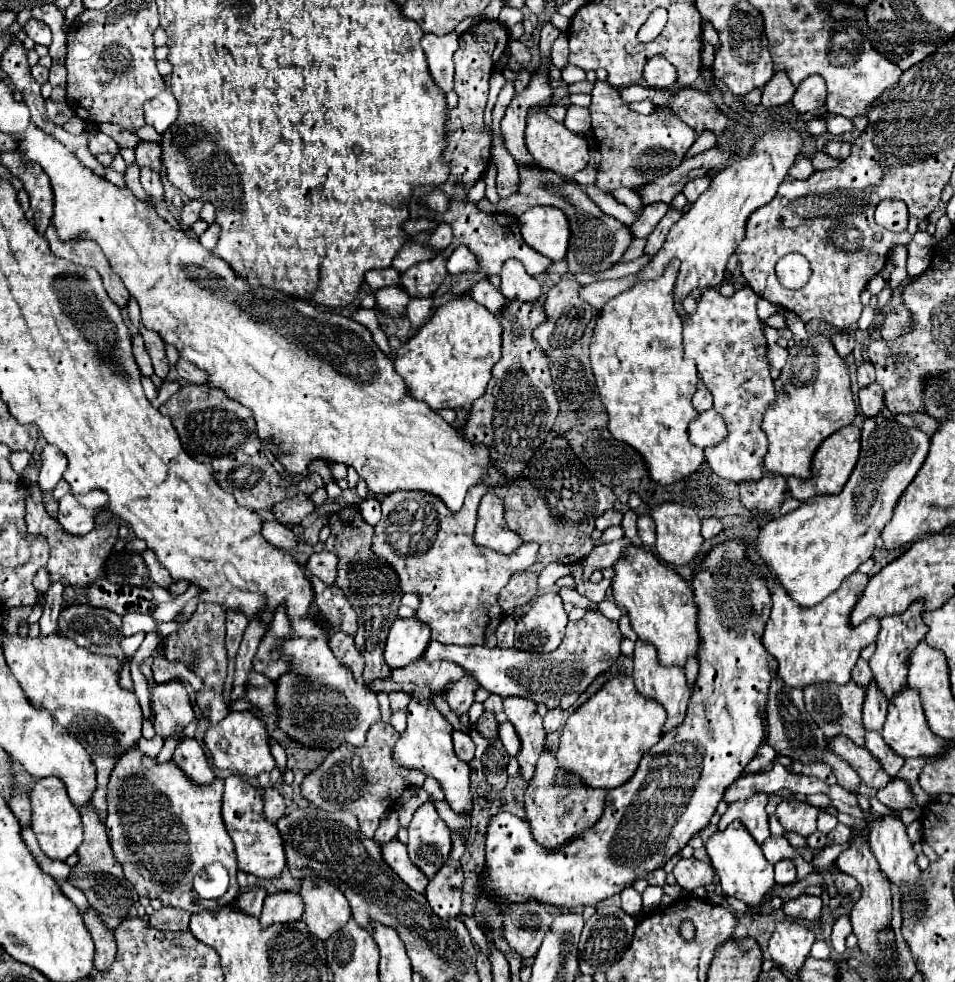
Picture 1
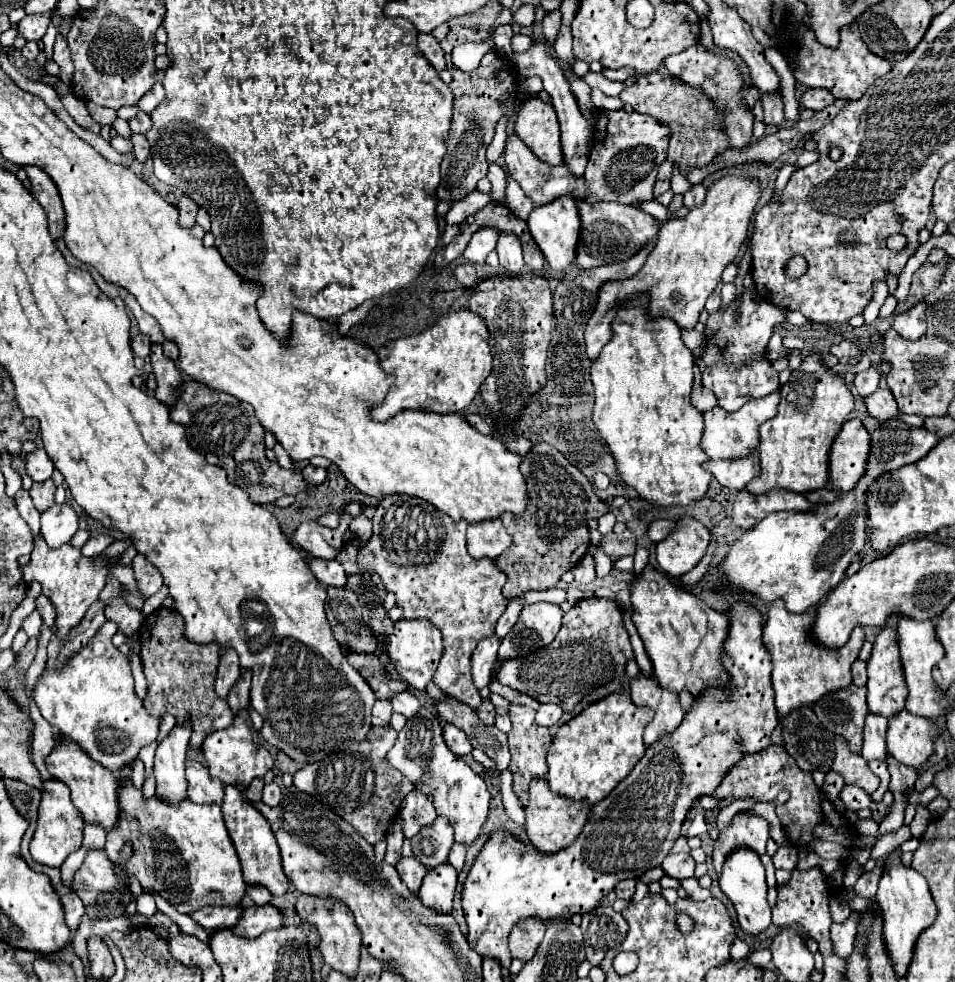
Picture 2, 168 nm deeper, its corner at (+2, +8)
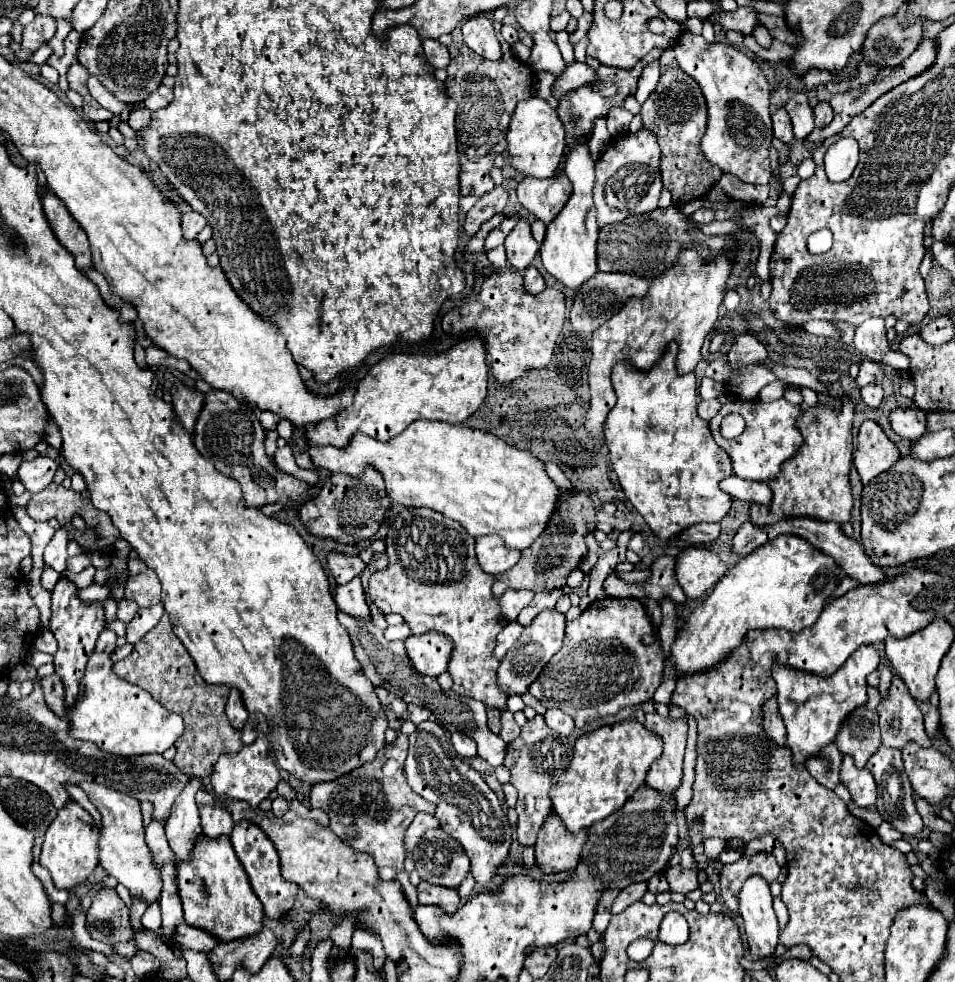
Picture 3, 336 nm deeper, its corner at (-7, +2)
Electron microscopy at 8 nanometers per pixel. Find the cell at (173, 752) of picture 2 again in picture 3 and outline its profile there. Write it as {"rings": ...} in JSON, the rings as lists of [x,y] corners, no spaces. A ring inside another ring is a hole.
{"rings":[[[192,779],[184,791],[178,795],[178,799],[172,805],[172,813],[166,823],[166,837],[170,843],[170,849],[174,851],[178,861],[190,861],[194,843],[202,835],[200,827],[200,815],[194,801],[196,791],[202,787],[198,779]]]}

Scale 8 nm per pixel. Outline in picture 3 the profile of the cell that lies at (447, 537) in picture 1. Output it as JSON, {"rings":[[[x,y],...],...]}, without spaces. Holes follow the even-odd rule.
{"rings":[[[432,509],[424,511],[412,511],[410,515],[404,515],[402,523],[394,523],[388,531],[386,537],[386,555],[390,559],[388,569],[372,573],[370,577],[370,599],[378,605],[378,609],[388,615],[388,613],[398,613],[404,617],[404,621],[410,625],[412,633],[420,635],[426,631],[440,631],[446,633],[454,641],[452,649],[452,667],[448,667],[448,673],[454,679],[452,691],[460,697],[470,697],[476,701],[486,703],[488,707],[494,709],[506,709],[506,699],[508,695],[498,689],[498,667],[500,659],[494,655],[496,647],[496,635],[502,631],[504,623],[500,623],[500,617],[504,621],[514,621],[518,613],[532,601],[534,593],[532,591],[506,591],[500,599],[492,595],[492,585],[494,585],[494,575],[488,575],[480,569],[476,553],[474,553],[474,537],[464,531],[460,523],[454,523],[446,519],[440,513],[432,515]]]}

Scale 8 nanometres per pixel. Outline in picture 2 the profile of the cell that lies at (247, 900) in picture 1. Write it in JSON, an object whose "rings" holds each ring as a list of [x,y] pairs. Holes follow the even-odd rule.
{"rings":[[[207,905],[207,907],[191,913],[191,917],[197,923],[201,923],[207,931],[215,931],[215,929],[223,929],[223,927],[233,927],[243,917],[243,911],[245,911],[243,905],[231,905],[231,907]]]}

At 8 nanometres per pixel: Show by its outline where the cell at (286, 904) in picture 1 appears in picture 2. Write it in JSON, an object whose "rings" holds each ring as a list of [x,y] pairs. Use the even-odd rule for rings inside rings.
{"rings":[[[253,905],[247,907],[239,923],[235,925],[235,933],[243,937],[259,937],[269,929],[279,929],[283,925],[283,913],[275,905]]]}

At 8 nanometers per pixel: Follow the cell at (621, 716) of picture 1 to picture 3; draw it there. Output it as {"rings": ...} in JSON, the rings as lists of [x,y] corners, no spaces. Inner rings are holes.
{"rings":[[[622,721],[582,735],[574,745],[570,767],[552,785],[550,801],[554,813],[570,833],[588,829],[592,823],[618,811],[636,793],[636,789],[644,785],[650,765],[658,761],[660,755],[660,739],[656,739],[656,735],[648,735],[646,727],[638,721]]]}

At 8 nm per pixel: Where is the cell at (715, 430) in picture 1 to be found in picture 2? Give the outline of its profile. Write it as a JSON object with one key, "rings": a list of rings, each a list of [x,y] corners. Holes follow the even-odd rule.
{"rings":[[[771,393],[767,397],[749,401],[747,405],[743,405],[739,411],[729,413],[721,407],[709,409],[705,411],[705,429],[703,429],[703,437],[701,437],[701,447],[705,449],[705,453],[709,457],[715,459],[731,459],[731,457],[743,457],[749,451],[757,449],[759,443],[759,425],[771,417],[775,417],[777,413],[777,405],[779,405],[779,393]]]}

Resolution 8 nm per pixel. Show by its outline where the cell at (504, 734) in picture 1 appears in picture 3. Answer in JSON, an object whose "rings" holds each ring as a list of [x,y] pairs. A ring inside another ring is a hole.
{"rings":[[[504,709],[502,711],[502,731],[500,731],[500,737],[504,739],[504,743],[512,743],[518,735],[520,735],[520,727],[514,721],[514,713]]]}

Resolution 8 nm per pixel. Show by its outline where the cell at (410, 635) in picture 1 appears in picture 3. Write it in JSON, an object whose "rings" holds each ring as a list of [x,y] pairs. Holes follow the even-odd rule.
{"rings":[[[428,631],[424,635],[410,635],[406,639],[406,651],[412,665],[422,675],[438,677],[448,667],[452,641],[438,631]]]}

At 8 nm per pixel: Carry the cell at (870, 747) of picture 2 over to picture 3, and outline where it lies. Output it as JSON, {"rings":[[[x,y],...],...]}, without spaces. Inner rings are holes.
{"rings":[[[880,747],[880,751],[876,751],[876,755],[872,755],[872,759],[866,763],[866,769],[874,775],[876,785],[878,785],[878,801],[876,801],[876,809],[882,815],[884,821],[888,821],[894,829],[898,829],[904,835],[916,837],[920,835],[920,831],[924,829],[922,817],[916,811],[914,805],[914,793],[912,787],[908,783],[908,777],[904,775],[904,767],[902,767],[902,755],[896,749],[890,747]]]}

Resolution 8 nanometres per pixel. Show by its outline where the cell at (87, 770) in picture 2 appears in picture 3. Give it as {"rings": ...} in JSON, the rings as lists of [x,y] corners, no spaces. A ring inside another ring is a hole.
{"rings":[[[82,783],[80,785],[96,809],[102,813],[102,833],[98,839],[100,847],[100,865],[108,875],[118,879],[134,897],[146,901],[148,905],[158,903],[162,893],[162,877],[156,867],[154,855],[150,853],[144,841],[144,823],[140,813],[140,803],[128,795],[120,795],[110,787],[98,783]]]}

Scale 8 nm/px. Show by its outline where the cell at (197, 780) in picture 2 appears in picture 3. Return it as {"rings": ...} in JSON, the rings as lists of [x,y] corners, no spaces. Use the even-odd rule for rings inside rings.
{"rings":[[[220,803],[210,807],[200,807],[200,819],[202,819],[204,835],[208,835],[210,839],[218,839],[222,835],[232,833],[232,827],[234,827],[232,817],[224,807],[220,807]]]}

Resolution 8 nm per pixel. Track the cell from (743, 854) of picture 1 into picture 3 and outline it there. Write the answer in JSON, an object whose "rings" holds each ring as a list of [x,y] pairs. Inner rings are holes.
{"rings":[[[756,875],[748,879],[740,891],[740,911],[750,953],[762,959],[774,957],[778,945],[778,921],[772,909],[768,883],[756,879]]]}

